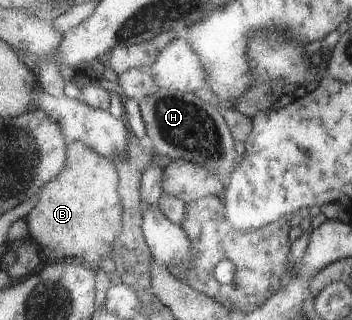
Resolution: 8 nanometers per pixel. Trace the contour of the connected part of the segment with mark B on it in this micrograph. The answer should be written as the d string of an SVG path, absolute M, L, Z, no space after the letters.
M71 141L66 146L66 166L36 196L36 205L27 216L31 240L43 252L47 261L83 260L95 269L103 258L113 260L114 245L124 227L124 206L120 199L120 176L113 160L101 156L81 141Z

